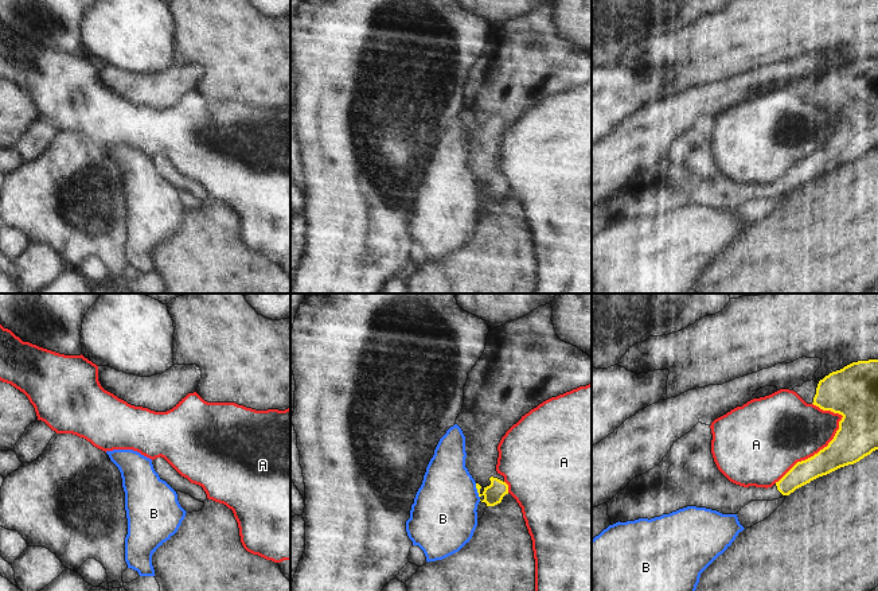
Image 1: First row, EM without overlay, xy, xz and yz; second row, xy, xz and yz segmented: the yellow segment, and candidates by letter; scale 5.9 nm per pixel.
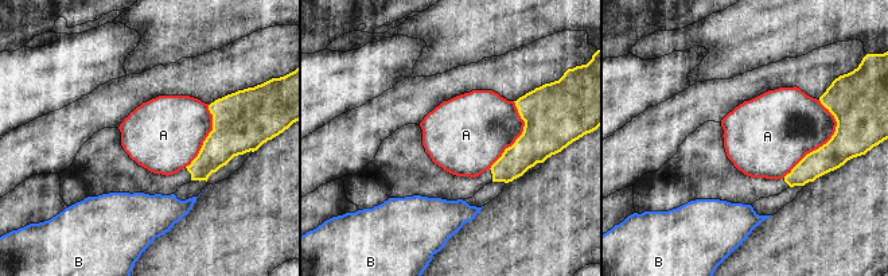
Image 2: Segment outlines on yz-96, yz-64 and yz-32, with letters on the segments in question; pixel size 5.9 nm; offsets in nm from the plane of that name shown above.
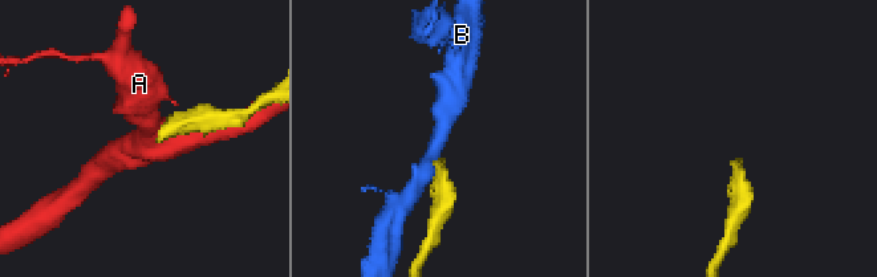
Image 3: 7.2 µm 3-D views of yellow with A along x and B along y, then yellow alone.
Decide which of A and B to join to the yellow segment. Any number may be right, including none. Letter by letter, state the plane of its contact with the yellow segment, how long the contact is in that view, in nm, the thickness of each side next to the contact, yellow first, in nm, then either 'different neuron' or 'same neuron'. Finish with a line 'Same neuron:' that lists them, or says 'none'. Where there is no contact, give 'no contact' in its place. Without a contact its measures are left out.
A: yz | 550 nm | 240/420 nm | different neuron
B: xz | 90 nm | 120/380 nm | different neuron
Same neuron: none

